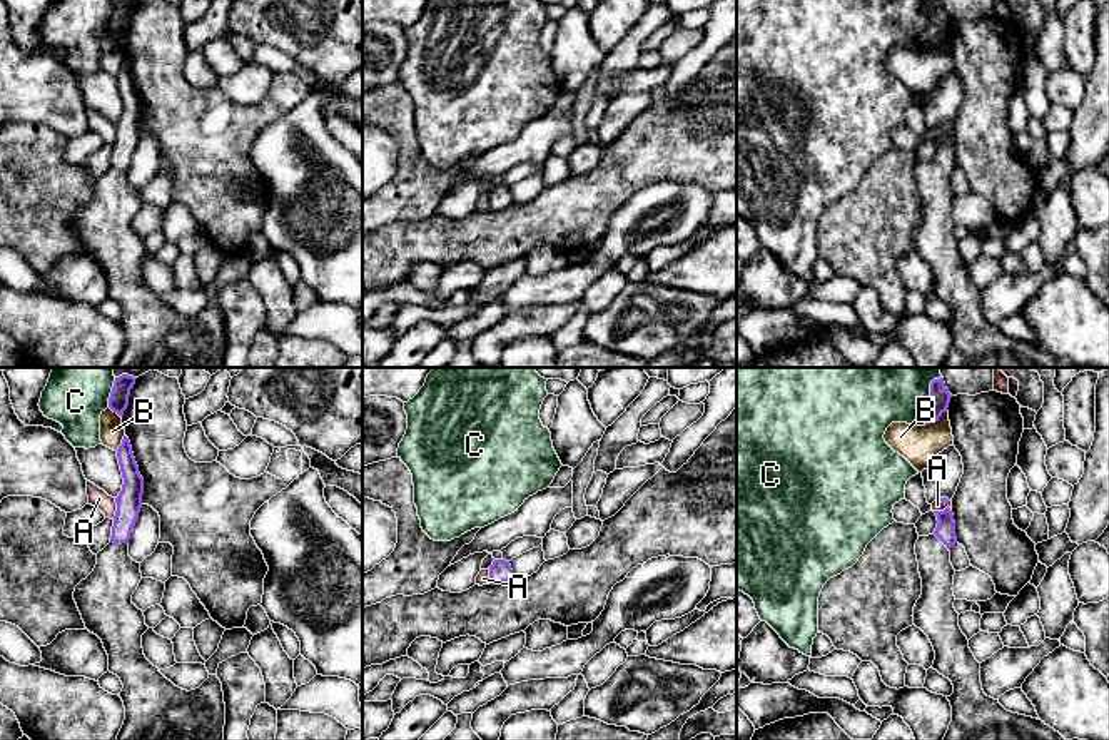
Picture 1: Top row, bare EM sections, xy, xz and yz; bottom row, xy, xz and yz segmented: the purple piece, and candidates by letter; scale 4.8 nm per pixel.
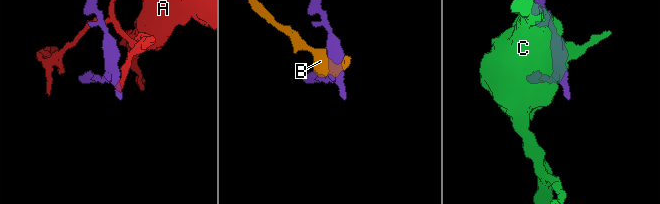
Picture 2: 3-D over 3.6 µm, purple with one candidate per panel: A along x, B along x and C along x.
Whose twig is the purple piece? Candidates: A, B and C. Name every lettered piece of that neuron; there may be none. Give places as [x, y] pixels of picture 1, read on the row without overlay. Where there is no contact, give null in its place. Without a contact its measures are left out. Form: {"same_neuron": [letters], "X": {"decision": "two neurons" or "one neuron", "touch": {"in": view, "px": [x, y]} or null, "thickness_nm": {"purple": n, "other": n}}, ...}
{"same_neuron": [], "A": {"decision": "two neurons", "touch": {"in": "yz", "px": [944, 136]}, "thickness_nm": {"purple": 100, "other": 50}}, "B": {"decision": "two neurons", "touch": {"in": "yz", "px": [936, 45]}, "thickness_nm": {"purple": 100, "other": 190}}, "C": {"decision": "two neurons", "touch": {"in": "yz", "px": [929, 24]}, "thickness_nm": {"purple": 100, "other": 260}}}

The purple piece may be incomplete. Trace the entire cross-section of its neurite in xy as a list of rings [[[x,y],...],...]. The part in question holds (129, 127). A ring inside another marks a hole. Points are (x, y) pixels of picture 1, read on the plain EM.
[[[127,62],[117,75],[117,84],[124,110],[115,124],[110,169],[97,179],[94,197],[73,217],[85,254],[102,266],[109,281],[109,297],[124,311],[119,322],[125,332],[125,346],[117,367],[224,367],[225,329],[217,301],[209,301],[199,314],[187,317],[167,306],[144,281],[142,261],[149,252],[144,237],[132,229],[142,199],[140,189],[129,182],[129,165],[142,134],[144,104]]]

